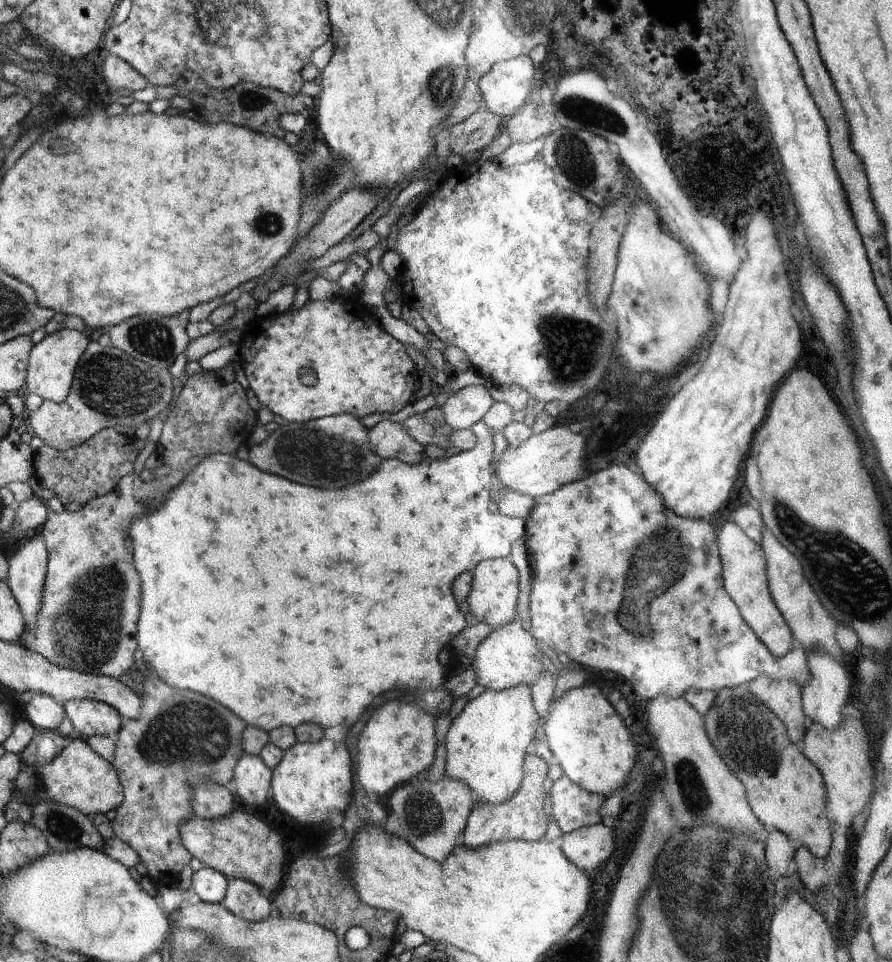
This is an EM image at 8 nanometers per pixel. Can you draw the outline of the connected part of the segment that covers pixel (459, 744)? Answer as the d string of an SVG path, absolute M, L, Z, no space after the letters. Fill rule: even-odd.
M516 686L506 691L486 689L452 719L444 744L445 775L464 782L472 790L477 804L504 804L521 786L523 763L530 753L538 720L540 717L534 710L528 686Z

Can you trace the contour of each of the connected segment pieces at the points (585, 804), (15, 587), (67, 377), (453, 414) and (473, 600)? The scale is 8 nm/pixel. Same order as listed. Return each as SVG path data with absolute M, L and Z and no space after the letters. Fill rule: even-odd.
M565 775L554 782L549 793L552 799L551 816L563 834L602 822L600 808L605 798L600 794L585 792Z
M43 535L26 541L15 554L8 559L8 584L23 611L26 630L31 631L36 614L40 612L47 572L48 551Z
M68 329L47 334L38 344L33 344L26 383L30 394L36 394L43 400L64 403L74 381L74 370L86 346L88 346L88 338L84 334Z
M466 386L450 393L448 400L440 407L440 415L453 431L471 429L494 404L486 386Z
M508 558L484 560L473 571L472 591L468 604L470 613L479 622L494 628L513 623L516 617L516 608L519 600L520 574L516 566Z

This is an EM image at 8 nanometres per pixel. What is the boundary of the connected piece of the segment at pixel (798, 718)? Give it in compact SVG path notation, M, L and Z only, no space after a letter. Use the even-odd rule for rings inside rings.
M758 676L746 687L784 724L788 740L800 746L809 723L803 712L802 687L794 680L770 680L766 676Z

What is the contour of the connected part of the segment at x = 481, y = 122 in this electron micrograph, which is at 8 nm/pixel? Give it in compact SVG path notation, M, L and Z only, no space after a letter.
M484 105L462 123L442 127L435 136L437 158L446 158L451 154L467 156L477 151L487 150L494 138L502 131L503 120L489 112Z

